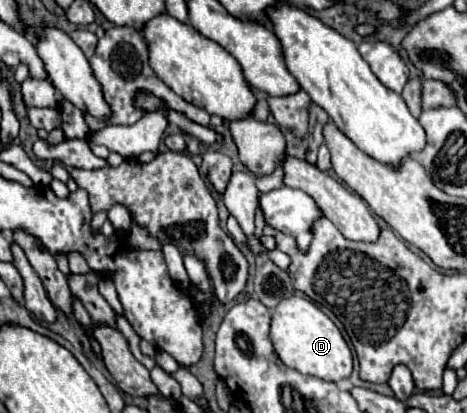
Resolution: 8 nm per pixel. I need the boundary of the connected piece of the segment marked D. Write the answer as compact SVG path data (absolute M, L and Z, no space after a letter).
M294 294L278 302L270 322L270 342L278 358L288 368L294 368L302 374L310 374L328 382L338 382L352 374L352 352L340 330L320 308L302 296Z

